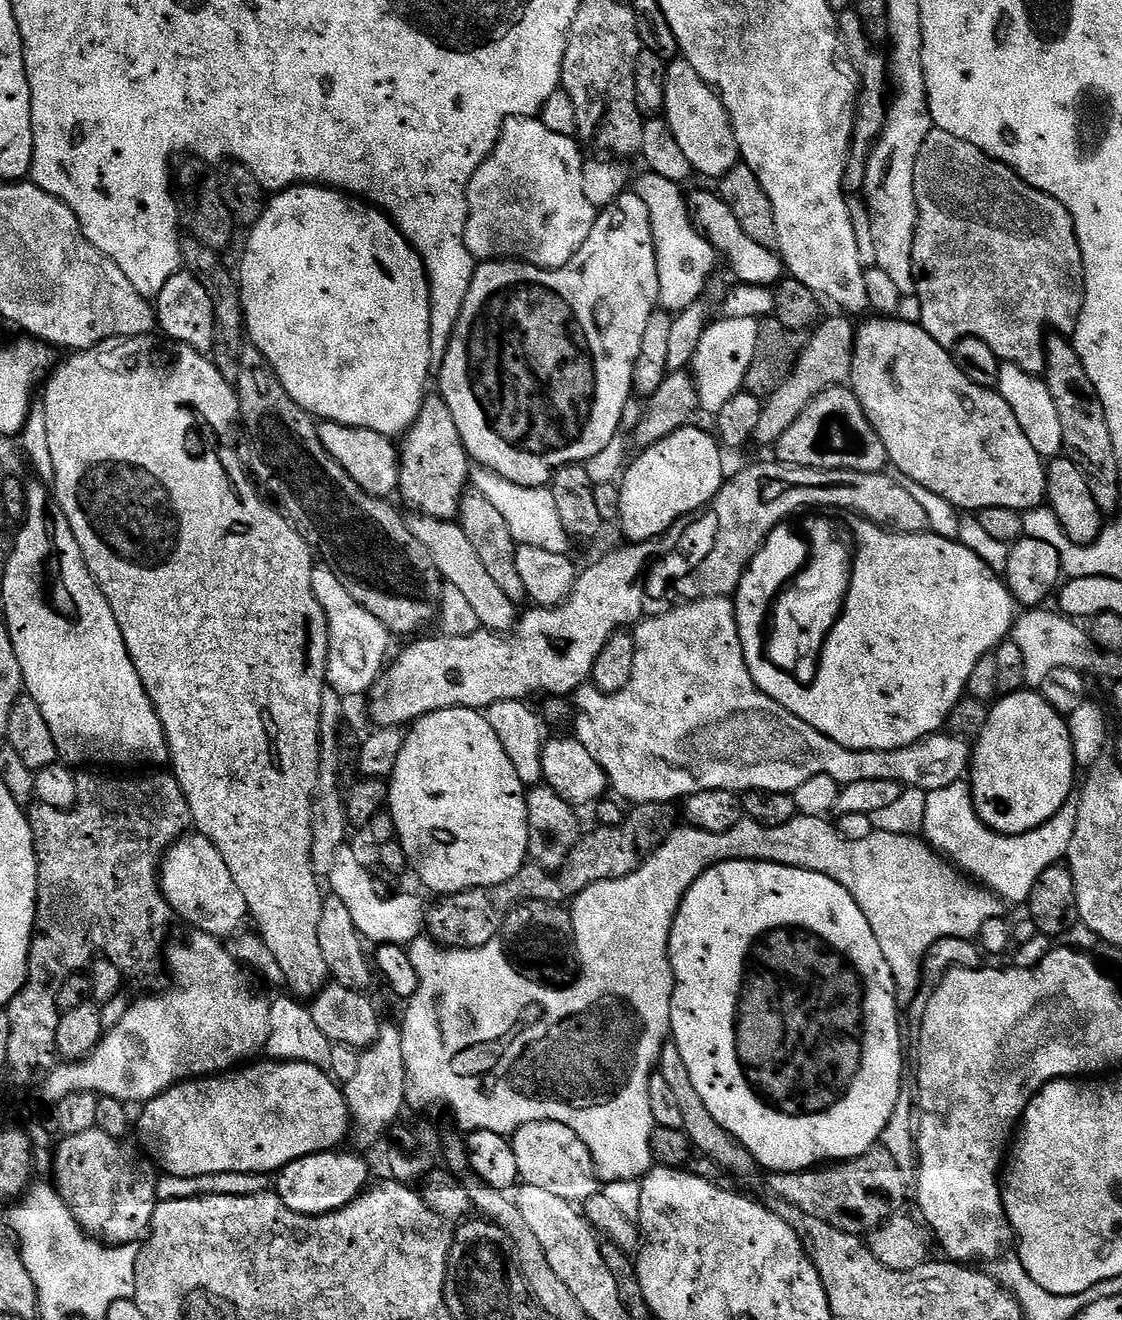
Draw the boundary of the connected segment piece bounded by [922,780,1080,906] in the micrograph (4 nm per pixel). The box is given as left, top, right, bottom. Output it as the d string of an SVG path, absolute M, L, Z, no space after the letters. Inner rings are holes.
M959 780L950 786L942 786L942 790L928 793L922 834L941 856L989 892L996 893L1001 901L1024 906L1034 890L1034 882L1042 878L1042 870L1061 863L1067 857L1070 838L1074 838L1074 826L1078 822L1079 805L1079 799L1068 800L1062 810L1042 826L1026 834L1004 836L980 821L972 801L971 787L964 780Z

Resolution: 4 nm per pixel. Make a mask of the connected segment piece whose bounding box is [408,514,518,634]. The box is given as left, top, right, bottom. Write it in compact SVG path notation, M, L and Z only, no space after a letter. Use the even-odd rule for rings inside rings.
M423 514L413 517L408 520L409 530L414 534L414 538L418 538L418 542L422 542L422 546L426 546L441 577L447 583L458 586L459 592L470 601L470 606L478 614L481 629L501 634L511 632L516 627L518 606L513 600L506 598L506 593L498 586L498 582L494 582L490 570L486 570L485 564L478 559L478 550L474 550L470 538L466 538L466 530L462 530L456 520L439 520Z

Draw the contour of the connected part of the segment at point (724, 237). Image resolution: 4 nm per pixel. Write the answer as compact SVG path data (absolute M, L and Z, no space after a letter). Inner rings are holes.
M715 191L712 192L691 192L687 193L688 209L692 215L692 222L696 229L704 235L713 248L721 257L728 256L728 264L732 267L735 278L741 284L758 286L759 288L772 288L780 284L785 279L786 269L784 261L773 249L766 246L758 246L754 238L742 230L742 225L738 223L738 218L730 211L730 206L726 206L724 199Z

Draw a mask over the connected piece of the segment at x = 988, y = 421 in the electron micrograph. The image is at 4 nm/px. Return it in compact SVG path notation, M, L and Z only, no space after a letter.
M900 318L872 319L876 320L865 319L863 321L865 324L856 328L850 387L852 393L858 398L866 418L870 418L878 438L882 438L882 446L886 446L886 454L891 467L893 469L896 467L897 470L895 469L895 471L905 481L918 486L926 486L926 490L930 494L934 494L937 501L944 503L945 500L946 503L953 504L956 508L968 508L964 510L972 514L978 514L982 509L993 508L994 506L1009 508L1021 514L1028 514L1031 508L1033 510L1039 509L1045 503L1048 494L1046 460L1045 457L1038 454L1038 450L1034 450L1034 446L1030 446L1030 438L1026 438L1026 434L1022 434L1022 426L1018 426L1018 418L1014 418L1014 410L1010 410L1006 398L1002 398L999 391L983 388L970 378L966 378L966 374L962 374L962 370L958 370L956 360L952 357L951 351L942 347L938 342L934 342L934 338L930 338L930 334L926 334L926 330L920 327L919 323L903 324Z

